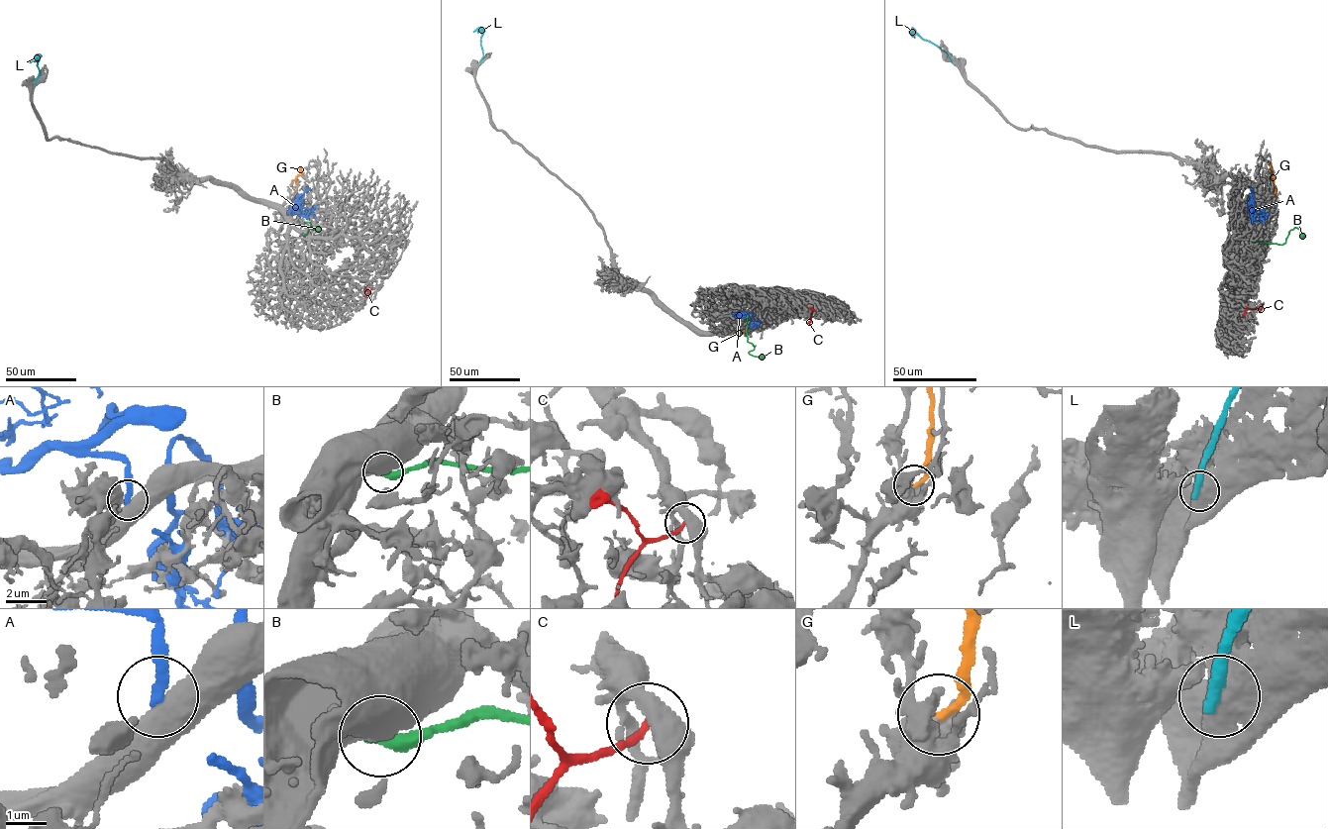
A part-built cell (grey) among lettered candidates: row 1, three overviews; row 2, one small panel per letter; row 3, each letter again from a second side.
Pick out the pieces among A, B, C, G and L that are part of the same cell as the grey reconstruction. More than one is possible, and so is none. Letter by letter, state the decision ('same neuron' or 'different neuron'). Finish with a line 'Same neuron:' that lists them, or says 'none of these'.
A: different neuron
B: different neuron
C: different neuron
G: same neuron
L: different neuron
Same neuron: G

